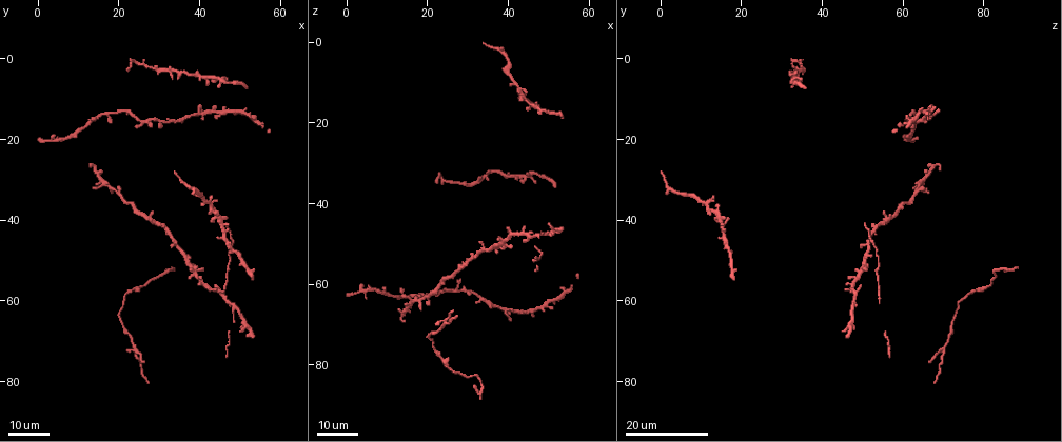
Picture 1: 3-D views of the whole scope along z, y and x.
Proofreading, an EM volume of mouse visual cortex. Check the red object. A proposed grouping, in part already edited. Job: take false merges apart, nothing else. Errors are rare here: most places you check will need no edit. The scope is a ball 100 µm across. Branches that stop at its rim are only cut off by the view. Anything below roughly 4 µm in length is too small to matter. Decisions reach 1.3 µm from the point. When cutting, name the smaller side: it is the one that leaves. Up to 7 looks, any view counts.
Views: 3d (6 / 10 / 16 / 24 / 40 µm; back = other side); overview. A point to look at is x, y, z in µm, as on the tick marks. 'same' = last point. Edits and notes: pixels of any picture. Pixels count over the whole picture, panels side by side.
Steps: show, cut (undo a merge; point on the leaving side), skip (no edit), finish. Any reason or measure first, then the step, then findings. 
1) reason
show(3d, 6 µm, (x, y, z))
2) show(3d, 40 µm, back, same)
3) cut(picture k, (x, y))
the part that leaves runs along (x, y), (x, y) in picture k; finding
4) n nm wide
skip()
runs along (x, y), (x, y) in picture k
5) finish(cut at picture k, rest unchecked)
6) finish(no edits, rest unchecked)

two arms in line, one across
show(3d, 16 µm, (45.0, 58.0, 49.0))

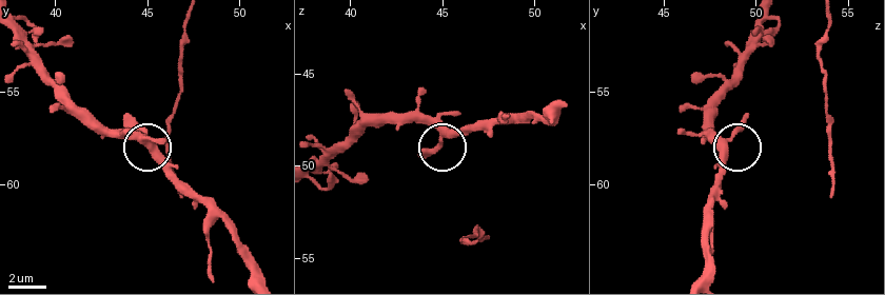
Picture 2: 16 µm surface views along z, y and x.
show(3d, 6 µm, (45.2, 57.7, 48.4))

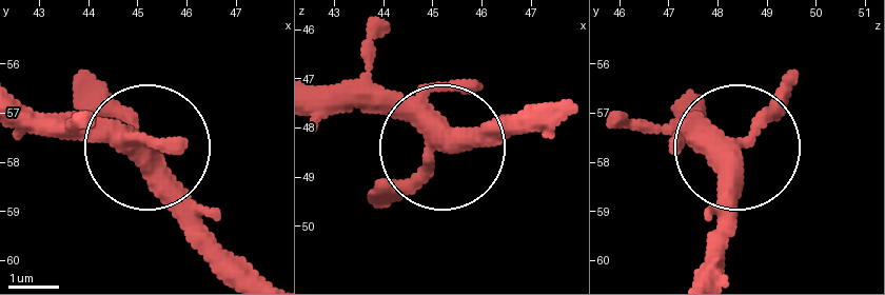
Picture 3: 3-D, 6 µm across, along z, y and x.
skip()
runs along (321, 115), (397, 115), (448, 153), (544, 128) in picture 3; one cell here

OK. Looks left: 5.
sudden change in width
show(3d, 16 µm, (40.0, 33.5, 8.0))

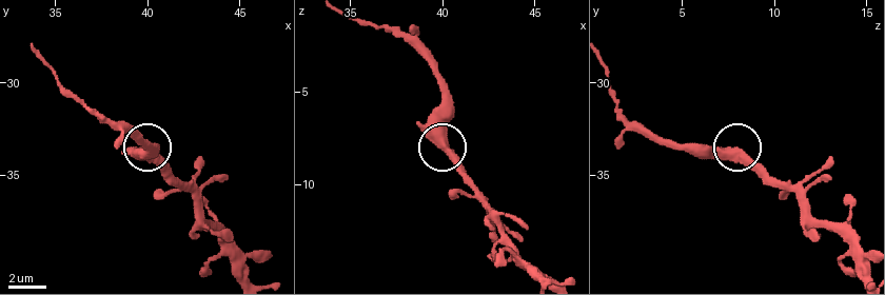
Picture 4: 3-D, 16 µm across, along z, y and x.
show(3d, 10 µm, (40.1, 33.8, 7.8))

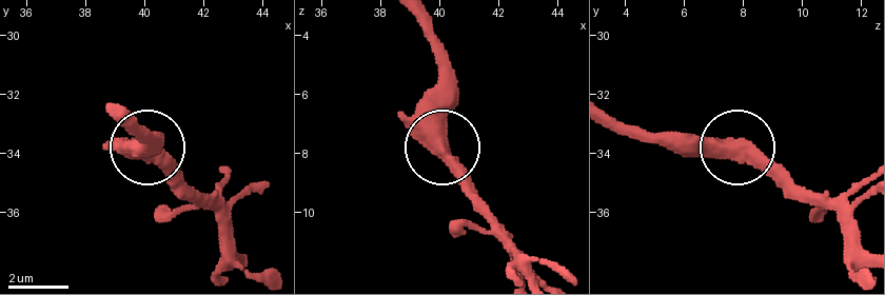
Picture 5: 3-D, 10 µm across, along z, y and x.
skip()
runs along (242, 260), (225, 222), (150, 146) in picture 5; continuous, no second cell

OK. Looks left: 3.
narrows sharply
show(3d, 16 µm, (22.5, 1.0, 33.0))

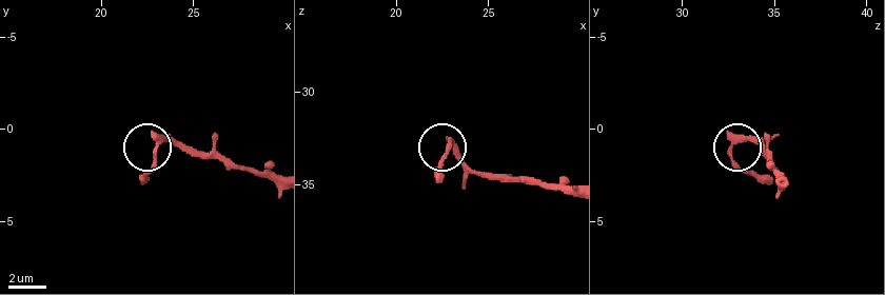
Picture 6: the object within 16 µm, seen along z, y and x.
show(3d, 10 µm, (23.0, 1.3, 32.7))

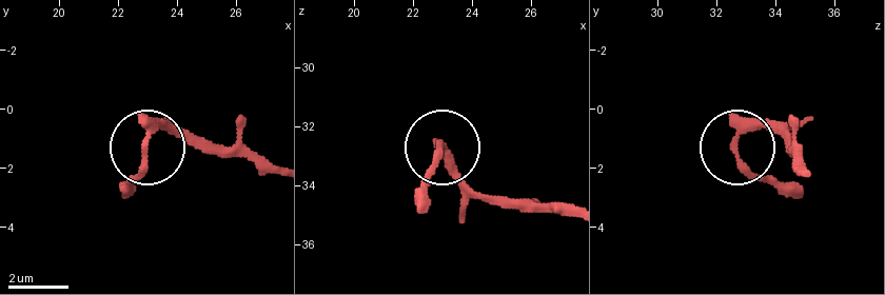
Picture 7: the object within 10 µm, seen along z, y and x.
skip()
runs along (276, 172), (156, 132), (129, 197) in picture 7; continuous, no second cell

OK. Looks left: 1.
finish(no edits, rest unchecked)

